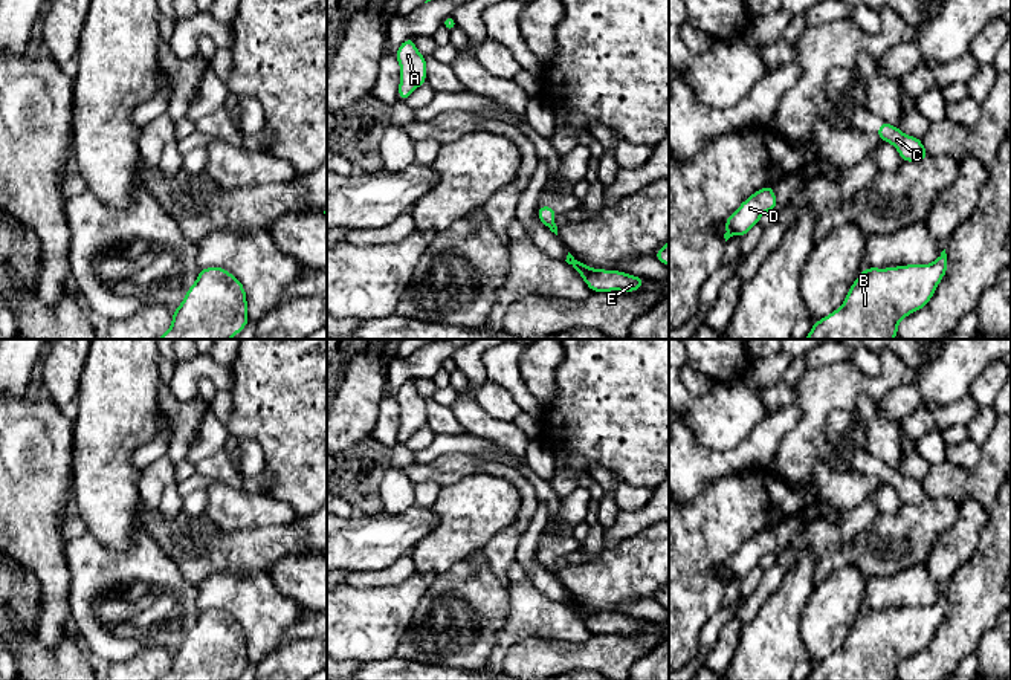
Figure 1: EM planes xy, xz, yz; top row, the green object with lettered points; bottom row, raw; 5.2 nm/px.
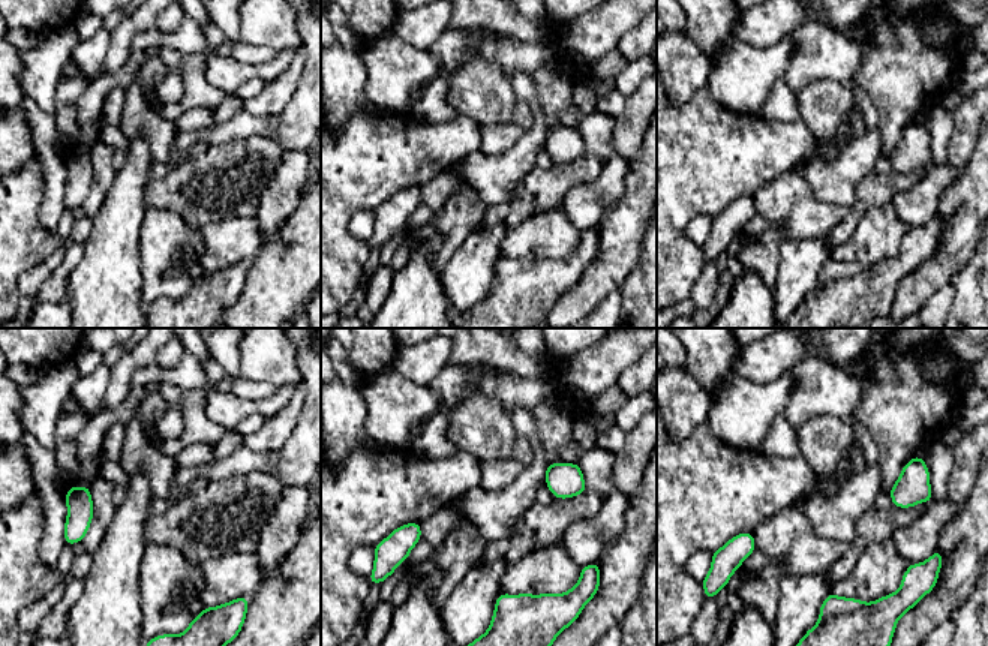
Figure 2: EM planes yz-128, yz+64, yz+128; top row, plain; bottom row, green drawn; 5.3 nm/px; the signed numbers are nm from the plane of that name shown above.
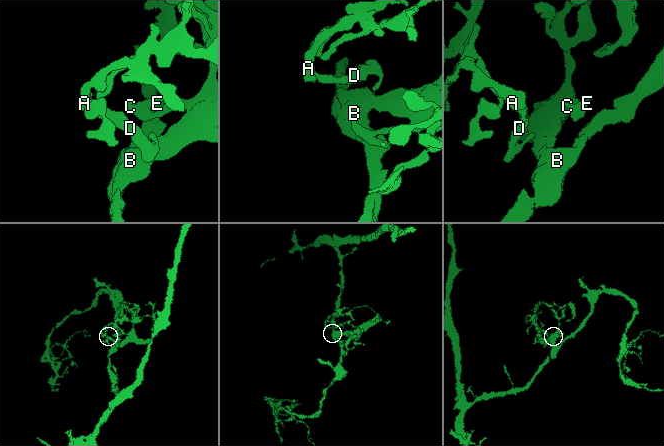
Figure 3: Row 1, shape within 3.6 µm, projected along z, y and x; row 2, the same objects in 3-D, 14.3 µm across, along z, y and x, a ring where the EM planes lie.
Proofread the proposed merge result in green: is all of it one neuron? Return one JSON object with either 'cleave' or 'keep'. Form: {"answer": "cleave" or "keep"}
{"answer": "keep"}

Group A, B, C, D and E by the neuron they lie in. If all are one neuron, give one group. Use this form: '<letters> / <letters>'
A B C D E

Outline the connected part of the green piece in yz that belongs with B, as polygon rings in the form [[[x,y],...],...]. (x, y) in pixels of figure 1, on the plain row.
[[[945,591],[930,607],[866,610],[845,645],[816,663],[806,680],[895,680],[898,666],[924,651],[947,616]]]

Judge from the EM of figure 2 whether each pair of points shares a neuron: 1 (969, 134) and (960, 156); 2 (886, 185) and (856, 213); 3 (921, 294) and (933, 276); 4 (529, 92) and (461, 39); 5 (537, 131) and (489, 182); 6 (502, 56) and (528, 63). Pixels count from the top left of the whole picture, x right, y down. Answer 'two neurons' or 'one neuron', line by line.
1: one neuron
2: one neuron
3: one neuron
4: two neurons
5: one neuron
6: one neuron

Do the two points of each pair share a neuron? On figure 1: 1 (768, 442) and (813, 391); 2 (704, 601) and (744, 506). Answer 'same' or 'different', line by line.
1: different
2: same

